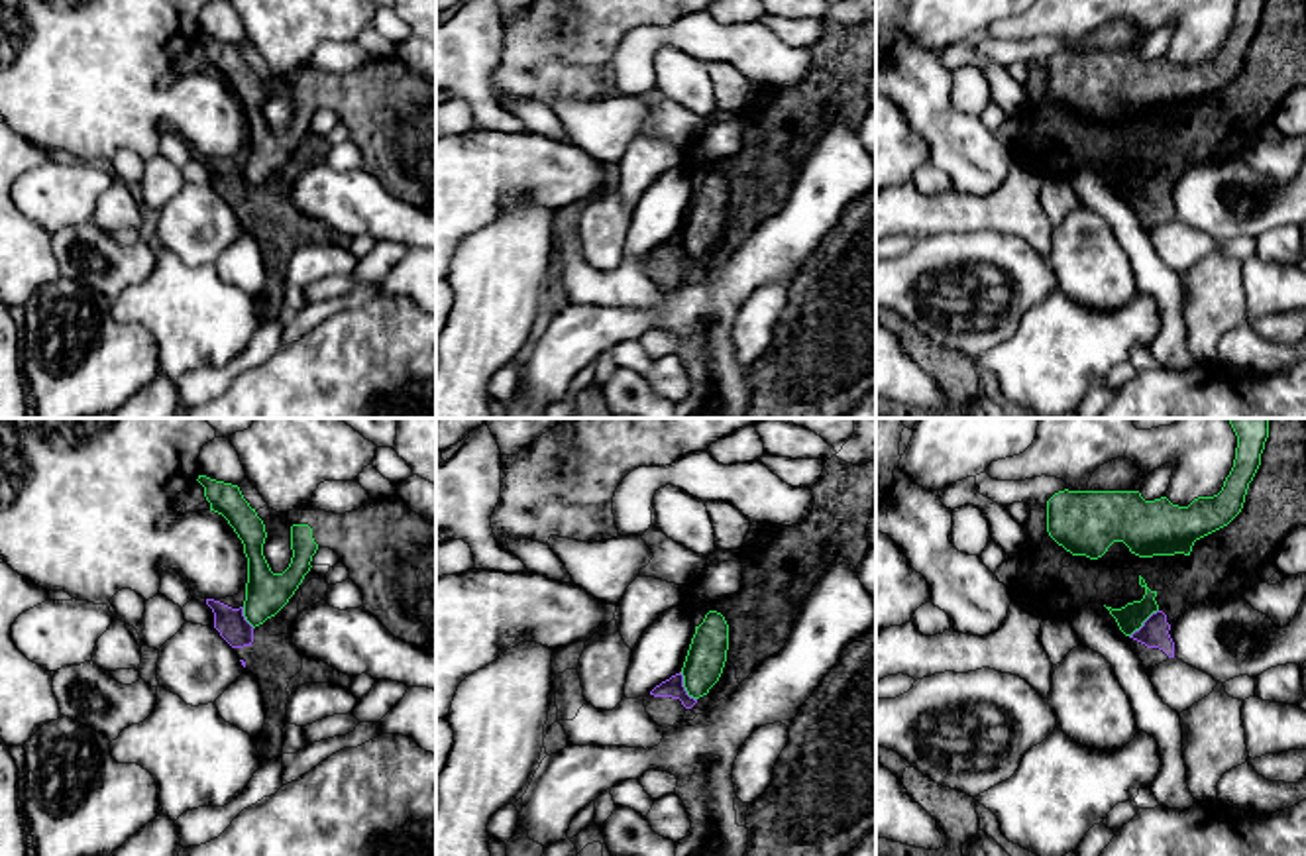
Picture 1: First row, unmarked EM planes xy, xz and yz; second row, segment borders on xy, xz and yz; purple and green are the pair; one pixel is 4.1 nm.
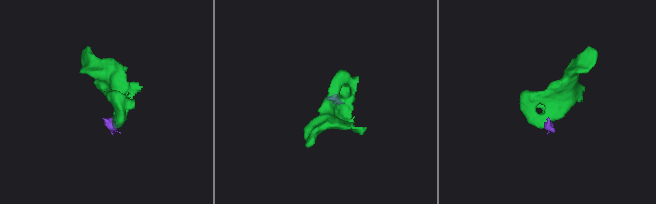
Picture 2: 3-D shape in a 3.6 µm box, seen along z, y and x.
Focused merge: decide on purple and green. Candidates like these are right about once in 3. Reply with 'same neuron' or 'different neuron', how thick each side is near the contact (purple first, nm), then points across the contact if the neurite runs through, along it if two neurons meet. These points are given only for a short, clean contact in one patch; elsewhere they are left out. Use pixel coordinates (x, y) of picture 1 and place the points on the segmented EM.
different neuron; 80 nm thick on the purple side, 160 nm on the other; border along xz (680, 672), (684, 690), (696, 699)

